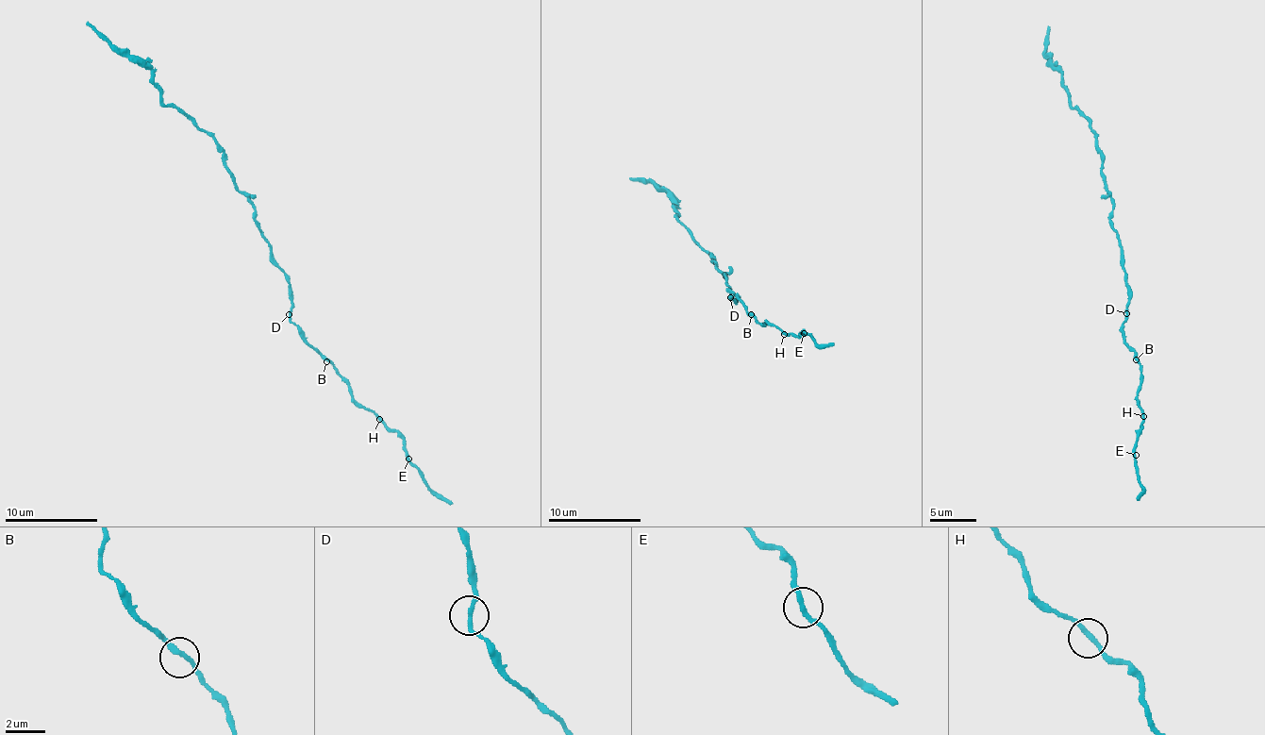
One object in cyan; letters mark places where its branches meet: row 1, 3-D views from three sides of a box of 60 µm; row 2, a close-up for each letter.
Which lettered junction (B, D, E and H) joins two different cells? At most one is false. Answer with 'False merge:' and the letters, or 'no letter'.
False merge: no letter

